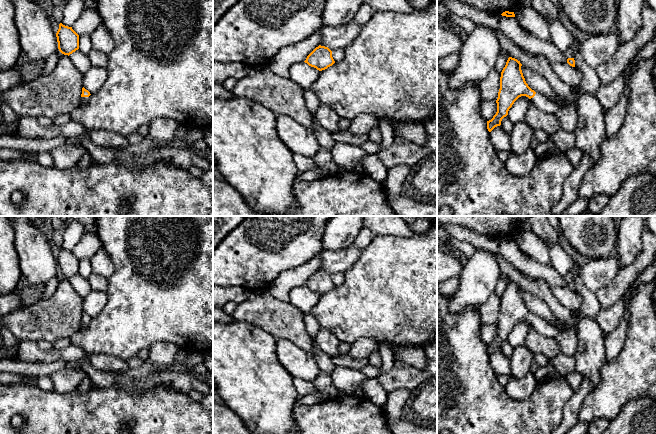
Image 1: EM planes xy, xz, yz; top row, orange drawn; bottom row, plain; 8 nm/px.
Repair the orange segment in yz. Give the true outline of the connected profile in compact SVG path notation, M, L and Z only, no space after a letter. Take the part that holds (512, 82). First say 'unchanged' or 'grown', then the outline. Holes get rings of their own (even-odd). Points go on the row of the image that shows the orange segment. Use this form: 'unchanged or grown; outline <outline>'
grown; outline M509 57L501 72L500 89L496 100L497 112L491 120L487 121L487 129L489 132L501 125L502 119L508 115L509 109L521 96L528 97L543 112L556 114L558 111L558 105L556 103L536 93L528 86L521 66L520 61Z

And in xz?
unchanged; outline M319 45L316 47L304 61L309 66L316 68L319 71L325 70L332 66L335 61L332 57L332 51L325 46Z

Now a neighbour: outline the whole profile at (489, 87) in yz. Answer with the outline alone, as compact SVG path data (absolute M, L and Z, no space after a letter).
M493 69L488 76L479 83L480 97L482 101L496 101L500 89L501 73Z

